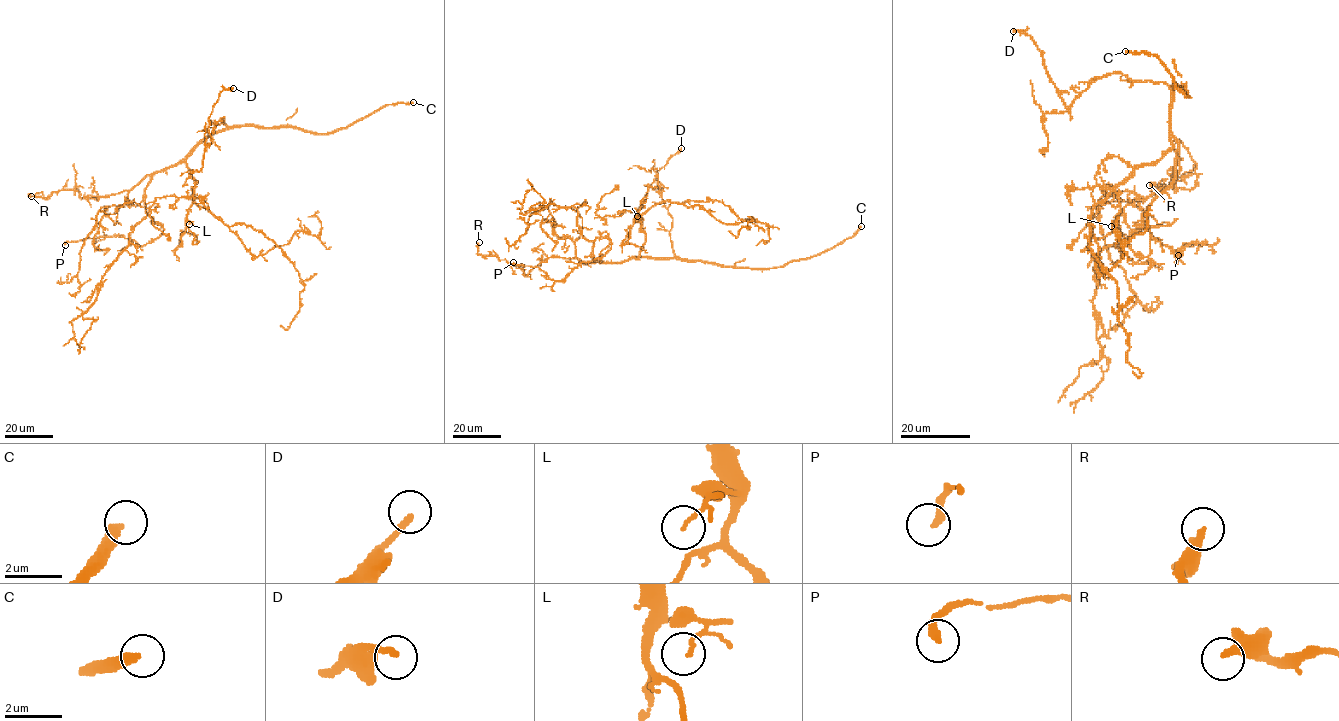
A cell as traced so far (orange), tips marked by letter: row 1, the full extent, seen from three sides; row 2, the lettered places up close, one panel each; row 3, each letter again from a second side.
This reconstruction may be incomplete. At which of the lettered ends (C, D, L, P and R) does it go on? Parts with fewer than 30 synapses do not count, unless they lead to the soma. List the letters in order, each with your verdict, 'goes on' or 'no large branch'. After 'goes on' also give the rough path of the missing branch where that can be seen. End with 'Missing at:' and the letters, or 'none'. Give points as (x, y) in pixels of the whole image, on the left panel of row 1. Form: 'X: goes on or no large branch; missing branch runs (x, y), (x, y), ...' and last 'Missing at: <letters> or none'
C: goes on
D: no large branch
L: no large branch
P: no large branch
R: no large branch
Missing at: C

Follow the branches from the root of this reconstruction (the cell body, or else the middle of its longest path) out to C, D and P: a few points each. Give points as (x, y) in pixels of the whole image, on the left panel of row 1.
C: (186, 164), (186, 156), (198, 144), (234, 127), (292, 126), (329, 133), (388, 105), (413, 102)
D: (186, 164), (198, 144), (227, 127), (224, 117), (217, 121), (211, 140), (213, 105), (223, 90), (233, 88)
P: (186, 164), (158, 170), (145, 190), (145, 212), (163, 229), (159, 237), (142, 246), (122, 235), (65, 245)

